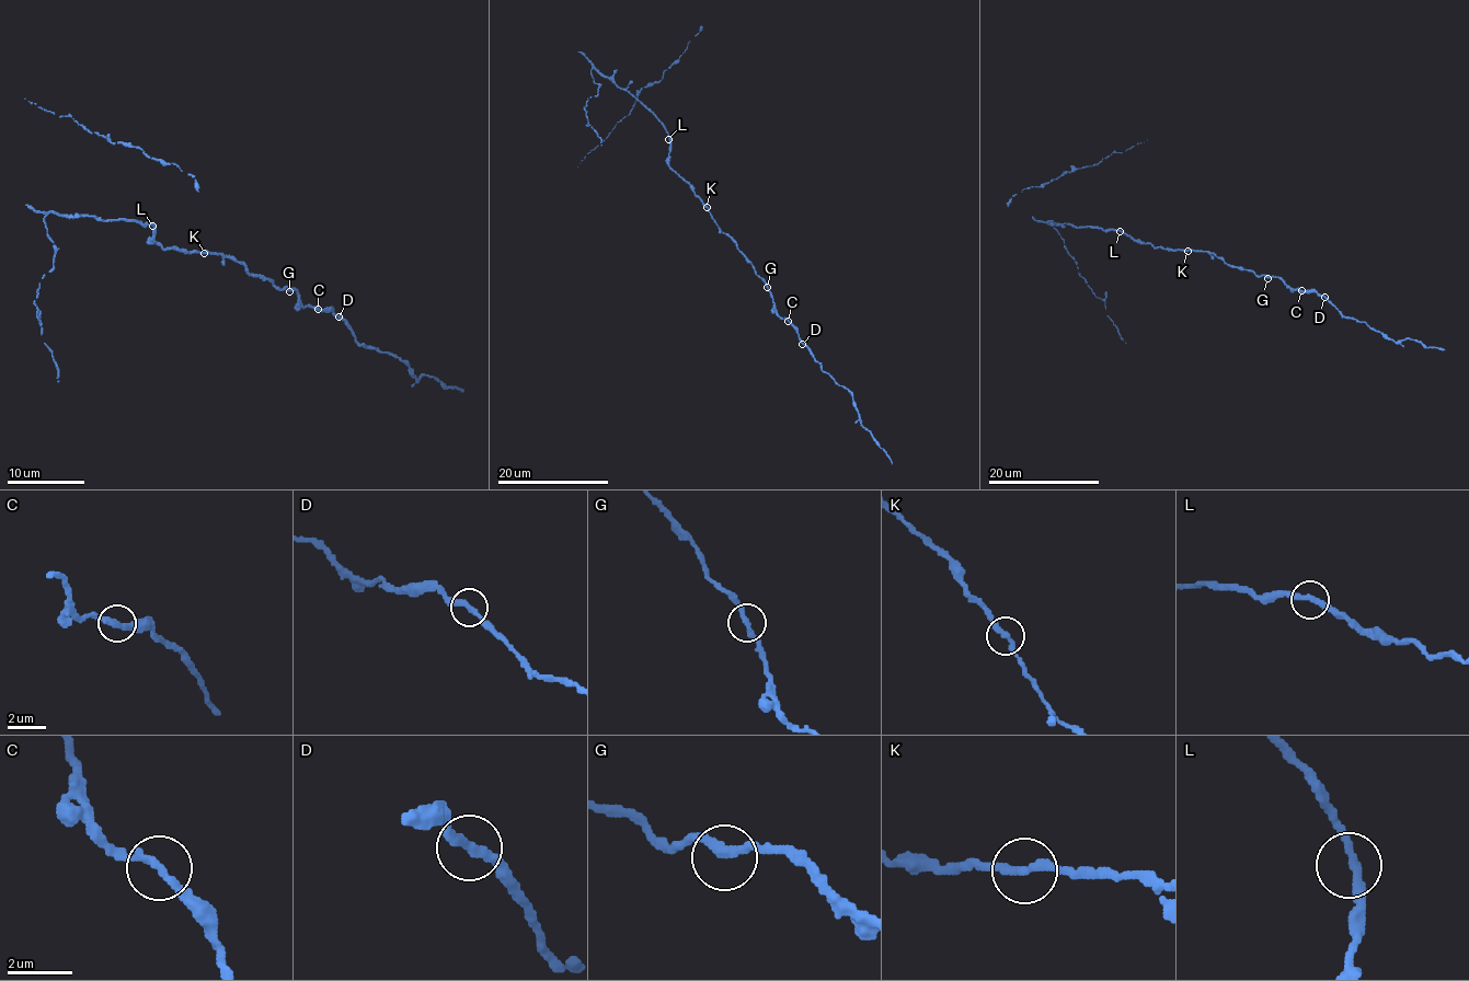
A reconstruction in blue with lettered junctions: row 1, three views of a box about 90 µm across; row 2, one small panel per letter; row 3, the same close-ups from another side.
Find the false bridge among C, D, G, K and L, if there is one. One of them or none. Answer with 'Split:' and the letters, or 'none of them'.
Split: none of them

